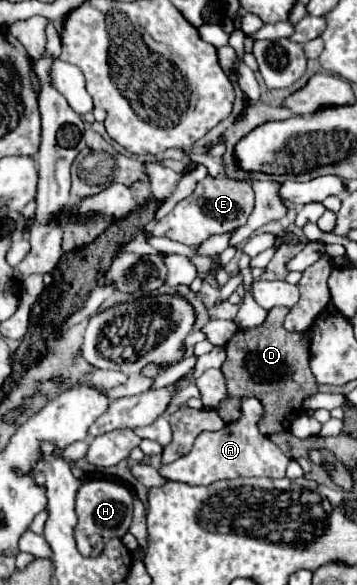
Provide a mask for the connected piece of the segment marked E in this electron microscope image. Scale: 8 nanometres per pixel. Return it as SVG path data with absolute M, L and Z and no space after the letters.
M207 174L203 180L197 182L193 194L177 202L177 206L167 216L163 216L159 222L153 224L153 228L149 228L149 234L165 236L187 246L199 246L211 234L223 234L241 228L253 212L253 202L253 190L247 182L233 178L215 178Z

